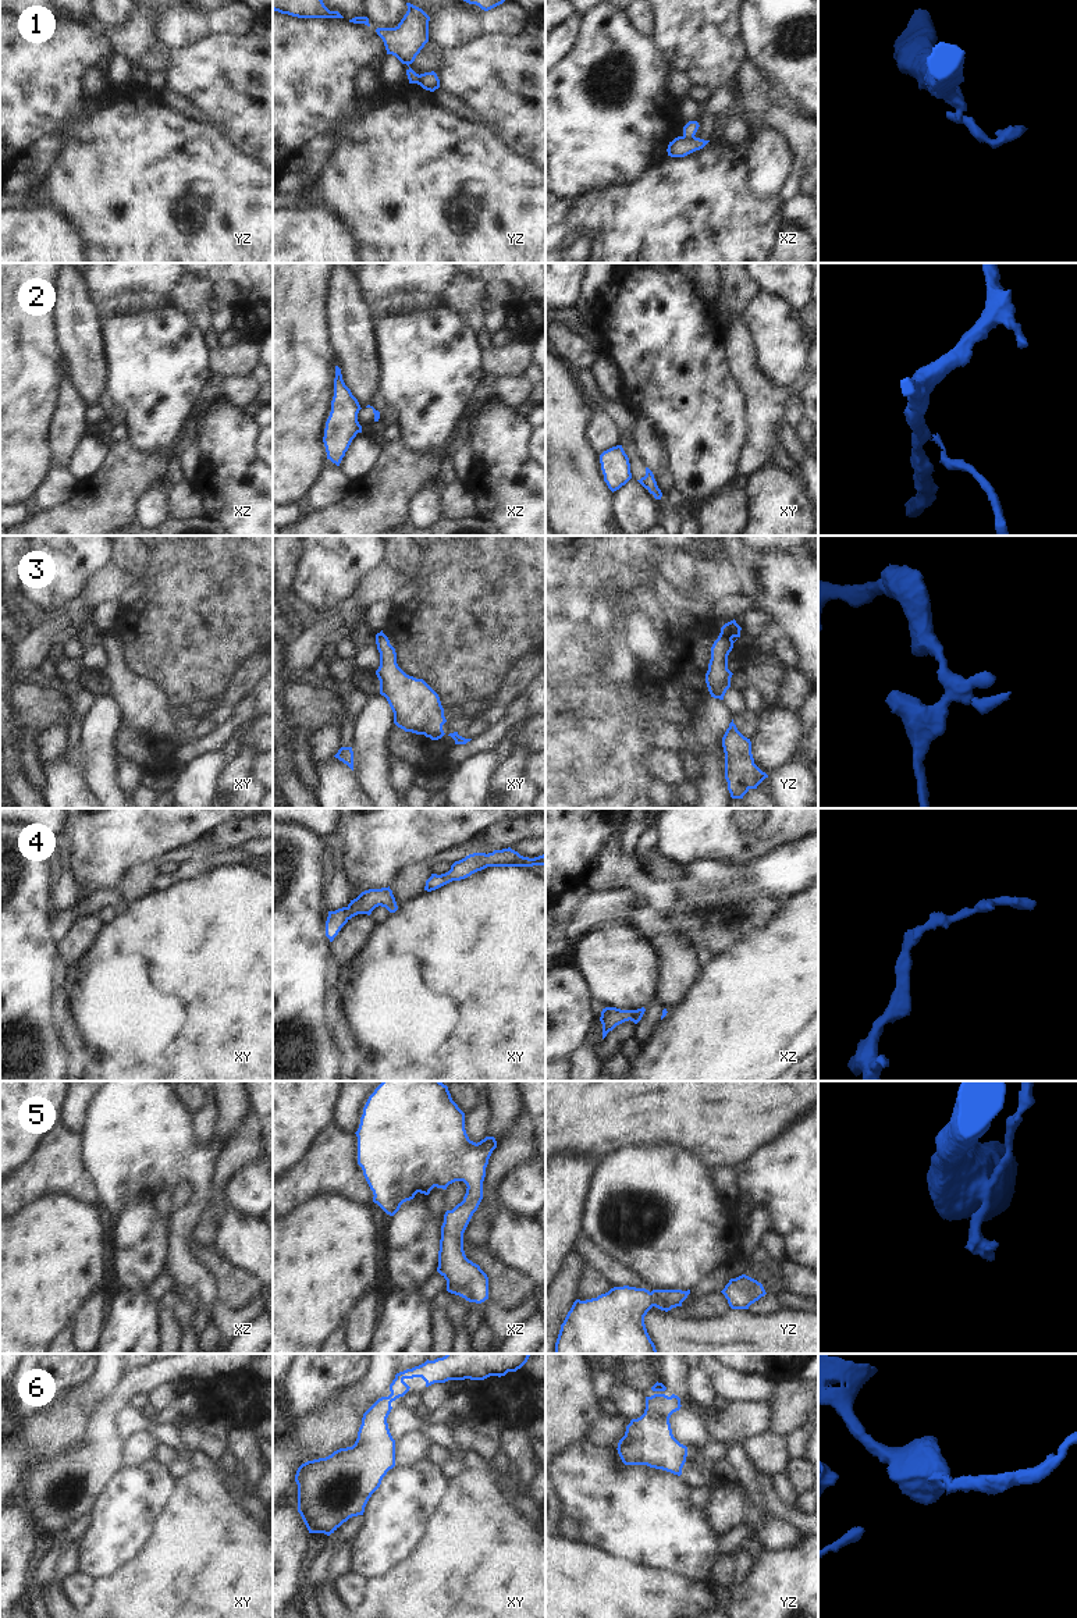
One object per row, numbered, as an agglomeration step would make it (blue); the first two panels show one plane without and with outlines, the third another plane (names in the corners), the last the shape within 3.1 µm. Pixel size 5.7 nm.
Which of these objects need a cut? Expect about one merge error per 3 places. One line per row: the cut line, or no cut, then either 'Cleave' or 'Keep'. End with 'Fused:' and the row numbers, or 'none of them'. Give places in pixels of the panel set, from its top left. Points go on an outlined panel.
1: Split along xz (683, 135), (693, 137). Cleave
2: Split along xz (361, 408), (356, 412). Cleave
3: No split. Keep
4: No split. Keep
5: No split. Keep
6: No split. Keep
Fused: 1, 2.

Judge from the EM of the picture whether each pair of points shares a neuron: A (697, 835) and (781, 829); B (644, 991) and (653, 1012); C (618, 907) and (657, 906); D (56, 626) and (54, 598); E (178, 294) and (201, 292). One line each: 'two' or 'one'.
A: one
B: two
C: two
D: two
E: one

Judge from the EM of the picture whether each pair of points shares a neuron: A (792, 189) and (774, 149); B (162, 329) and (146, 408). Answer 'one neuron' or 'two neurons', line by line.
A: two neurons
B: one neuron

